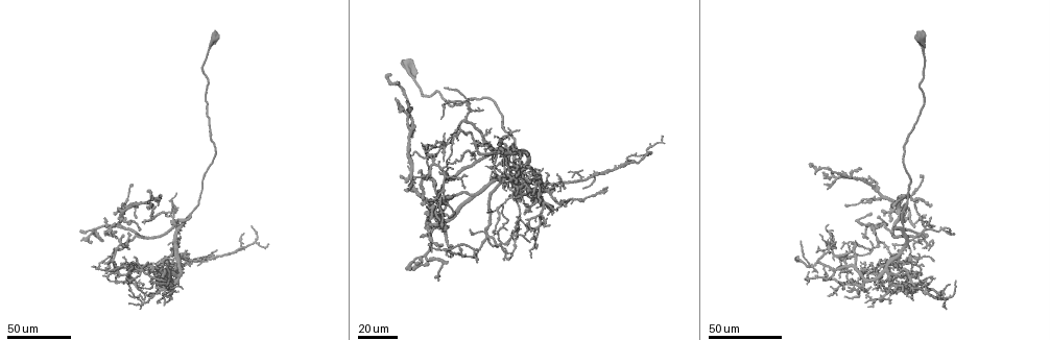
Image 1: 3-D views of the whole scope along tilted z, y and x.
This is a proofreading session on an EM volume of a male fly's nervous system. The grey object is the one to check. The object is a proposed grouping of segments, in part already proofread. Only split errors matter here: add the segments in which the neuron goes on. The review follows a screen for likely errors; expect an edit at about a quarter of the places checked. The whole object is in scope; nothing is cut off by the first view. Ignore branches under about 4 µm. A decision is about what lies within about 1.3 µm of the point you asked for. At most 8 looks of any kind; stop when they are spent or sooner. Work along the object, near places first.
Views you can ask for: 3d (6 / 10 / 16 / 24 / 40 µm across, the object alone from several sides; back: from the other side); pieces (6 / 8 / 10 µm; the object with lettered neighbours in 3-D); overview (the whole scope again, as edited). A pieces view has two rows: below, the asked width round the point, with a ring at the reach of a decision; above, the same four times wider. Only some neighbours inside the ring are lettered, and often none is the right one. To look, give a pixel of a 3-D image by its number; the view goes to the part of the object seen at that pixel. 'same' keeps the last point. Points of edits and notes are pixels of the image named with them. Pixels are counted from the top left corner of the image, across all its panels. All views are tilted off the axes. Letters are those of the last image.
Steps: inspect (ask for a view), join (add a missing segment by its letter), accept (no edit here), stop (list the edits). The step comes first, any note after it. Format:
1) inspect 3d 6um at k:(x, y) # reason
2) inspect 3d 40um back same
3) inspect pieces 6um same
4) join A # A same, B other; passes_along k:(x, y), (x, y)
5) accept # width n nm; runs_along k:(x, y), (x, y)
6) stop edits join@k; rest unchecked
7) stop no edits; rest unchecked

inspect 3d 40um at 1:(530, 166) # branch stops here

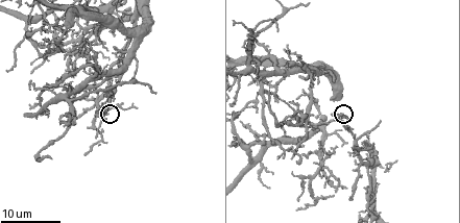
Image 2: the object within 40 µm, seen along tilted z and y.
inspect pieces 6um at 2:(108, 114)

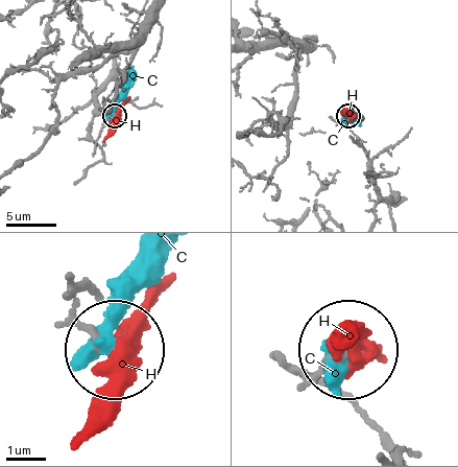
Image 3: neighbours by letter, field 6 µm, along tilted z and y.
accept # C other, H other; none of them fits

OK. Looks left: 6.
inspect 3d 40um at 1:(446, 141) # an open end

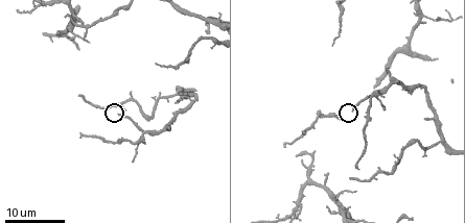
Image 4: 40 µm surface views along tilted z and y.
inspect pieces 8um at 4:(353, 108)

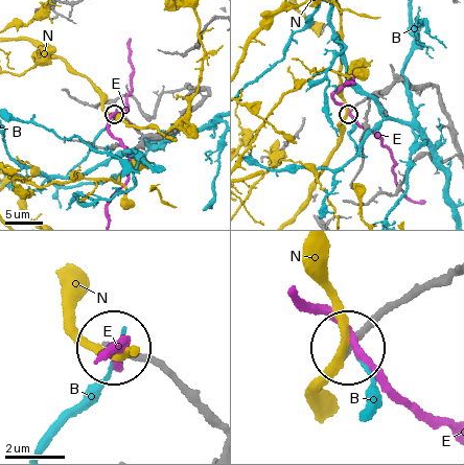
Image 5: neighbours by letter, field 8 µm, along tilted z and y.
accept # B other, E other, N other; runs_along 5:(437, 88), (394, 80), (349, 113); none of them fits

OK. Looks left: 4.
inspect 3d 24um at 2:(114, 48) # an open end

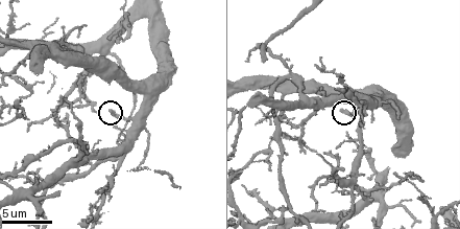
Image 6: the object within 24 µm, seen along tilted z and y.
inspect pieces 8um at 6:(343, 113)

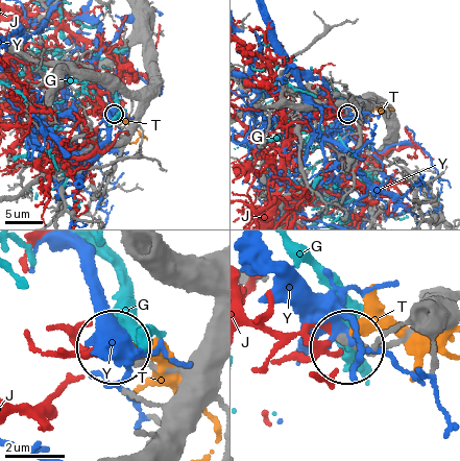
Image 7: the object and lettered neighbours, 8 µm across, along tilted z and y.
accept # G other, J other, T other, Y other; no lettered segment goes on from it

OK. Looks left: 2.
inspect 3d 40um at 1:(168, 244) # tapers out

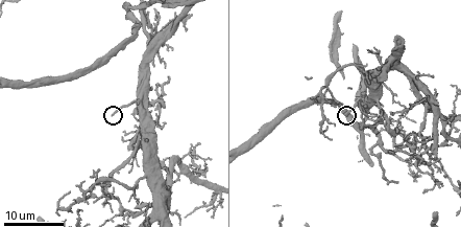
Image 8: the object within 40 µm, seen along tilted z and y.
inspect pieces 8um at 8:(347, 115)

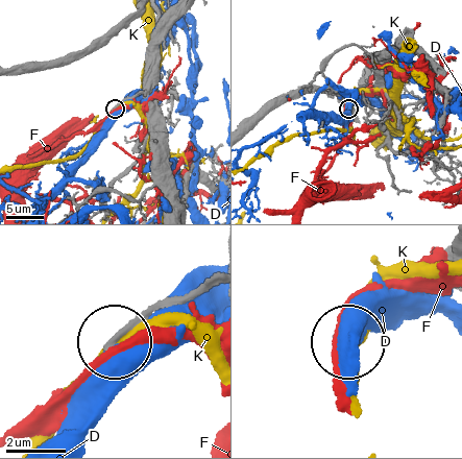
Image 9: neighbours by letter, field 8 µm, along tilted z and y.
accept # D other, F other, K other; runs_along 9:(211, 284), (142, 312), (116, 339); no lettered segment goes on from it

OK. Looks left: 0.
stop no edits; rest unchecked

